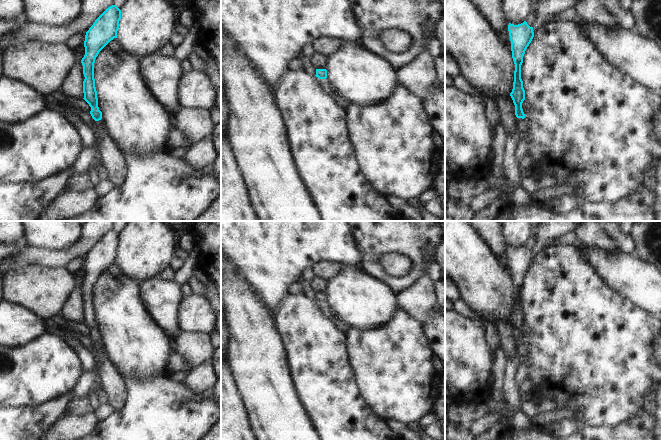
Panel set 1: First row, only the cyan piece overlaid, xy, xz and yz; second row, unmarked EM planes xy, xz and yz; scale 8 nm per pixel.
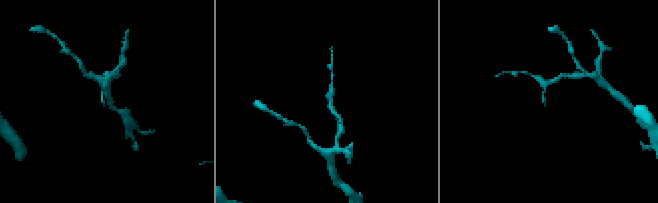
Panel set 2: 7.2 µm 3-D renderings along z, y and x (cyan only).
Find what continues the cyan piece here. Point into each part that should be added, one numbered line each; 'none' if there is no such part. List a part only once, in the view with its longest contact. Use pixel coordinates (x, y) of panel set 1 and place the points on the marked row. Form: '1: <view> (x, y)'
none

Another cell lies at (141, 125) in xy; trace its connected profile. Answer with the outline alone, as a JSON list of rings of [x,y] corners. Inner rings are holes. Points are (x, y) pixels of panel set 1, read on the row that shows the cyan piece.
[[[114,38],[98,54],[94,63],[94,79],[97,91],[98,107],[102,112],[102,120],[112,138],[117,142],[123,153],[145,157],[166,150],[170,133],[175,126],[172,113],[155,97],[148,88],[143,76],[142,59],[127,51]]]

